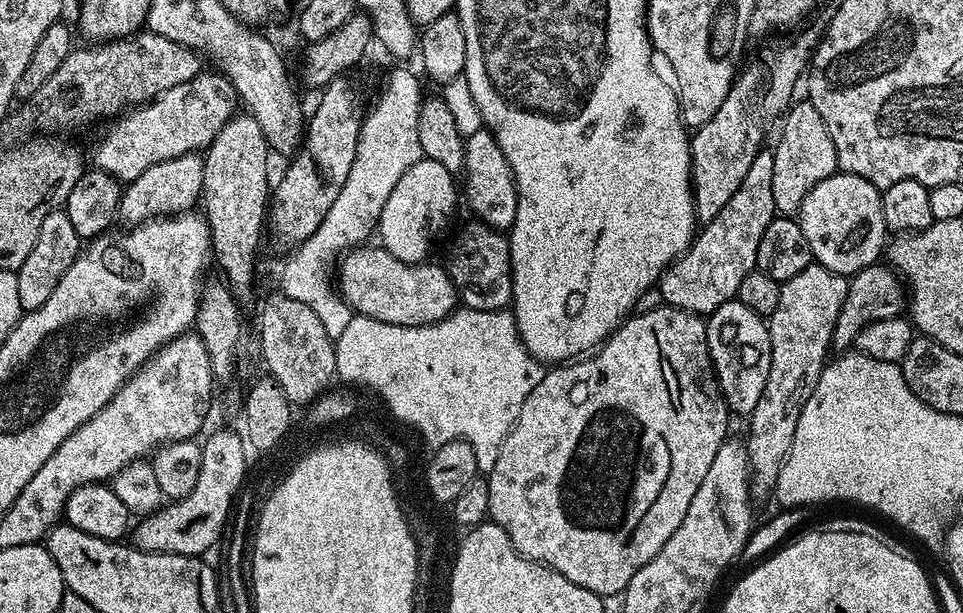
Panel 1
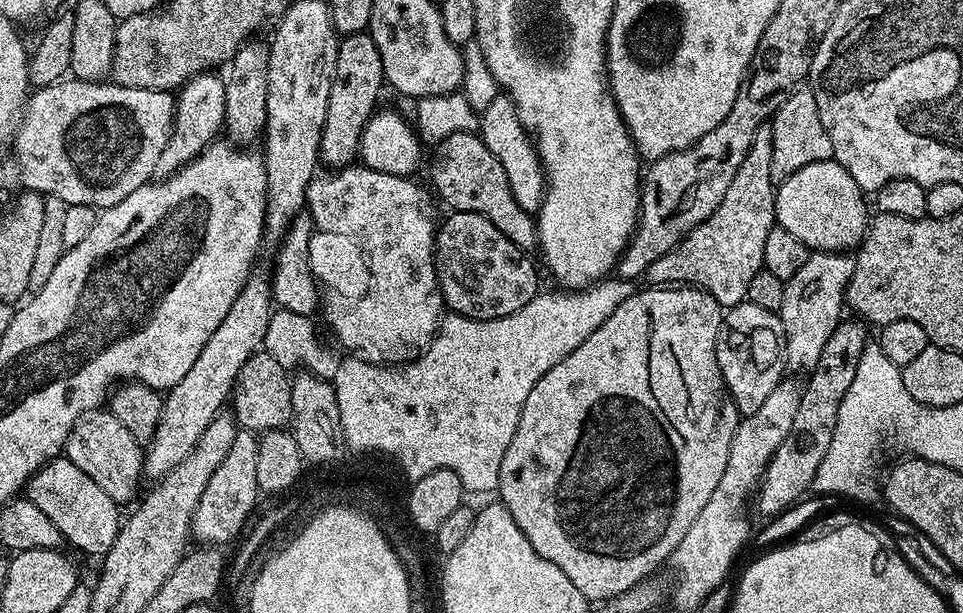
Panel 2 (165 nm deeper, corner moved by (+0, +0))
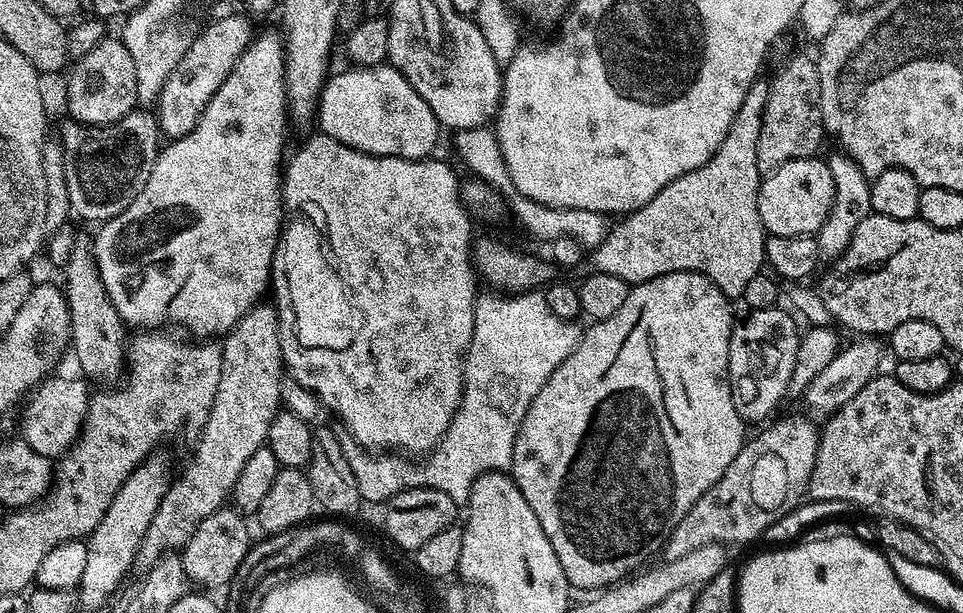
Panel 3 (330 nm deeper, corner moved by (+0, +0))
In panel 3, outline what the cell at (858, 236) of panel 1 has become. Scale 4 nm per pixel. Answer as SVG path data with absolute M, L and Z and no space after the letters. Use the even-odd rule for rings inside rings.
M820 158L791 160L786 166L767 173L758 190L758 214L769 236L811 236L820 231L834 202L834 178L827 163Z

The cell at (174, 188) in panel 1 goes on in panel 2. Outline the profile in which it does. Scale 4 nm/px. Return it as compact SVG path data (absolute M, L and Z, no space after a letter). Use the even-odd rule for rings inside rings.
M203 72L193 80L181 84L174 96L176 117L172 123L172 133L162 146L162 154L158 157L156 176L163 178L173 176L179 168L184 168L202 150L206 150L224 132L226 118L226 86L223 79L212 72Z

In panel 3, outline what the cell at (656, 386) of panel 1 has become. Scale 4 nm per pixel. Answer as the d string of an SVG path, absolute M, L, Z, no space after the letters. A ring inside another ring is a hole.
M697 272L662 274L629 287L628 297L621 308L610 314L610 318L589 323L570 358L566 358L566 362L562 362L562 366L546 378L546 386L534 394L534 402L530 402L530 410L526 410L526 418L522 418L522 426L514 438L510 475L518 490L522 490L522 498L530 502L530 510L534 510L534 518L538 518L546 538L550 538L550 546L554 546L554 554L558 554L558 562L573 589L603 590L651 561L651 556L655 552L657 555L667 544L674 526L686 518L690 506L694 506L694 502L698 502L698 498L702 498L702 494L706 494L706 490L710 490L710 486L726 474L726 466L738 458L738 450L742 450L746 439L746 421L734 406L732 387L728 381L730 338L734 327L732 308L728 304L731 304L729 297L724 296L710 278Z

